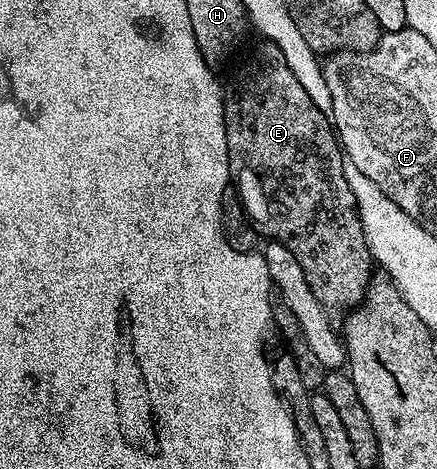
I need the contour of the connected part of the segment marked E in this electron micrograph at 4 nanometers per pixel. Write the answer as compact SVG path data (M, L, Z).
M265 40L261 43L263 43L262 46L255 47L253 55L242 64L241 71L237 74L237 79L230 86L227 86L223 94L225 99L225 135L227 136L231 182L237 189L237 195L240 198L239 206L247 215L248 221L261 234L262 232L265 233L264 237L266 239L283 244L291 252L291 256L295 256L295 260L299 260L299 268L303 268L303 276L307 276L307 284L311 284L311 292L315 292L315 300L319 300L319 304L330 311L342 310L342 312L345 312L350 308L356 308L361 305L361 301L365 298L365 290L369 287L369 283L375 274L373 254L369 251L368 244L365 243L363 224L357 211L359 194L356 189L353 191L353 186L349 183L348 176L345 175L347 159L342 151L337 131L330 115L318 108L311 100L311 96L307 96L307 92L303 92L297 75L289 67L287 55L271 40Z

